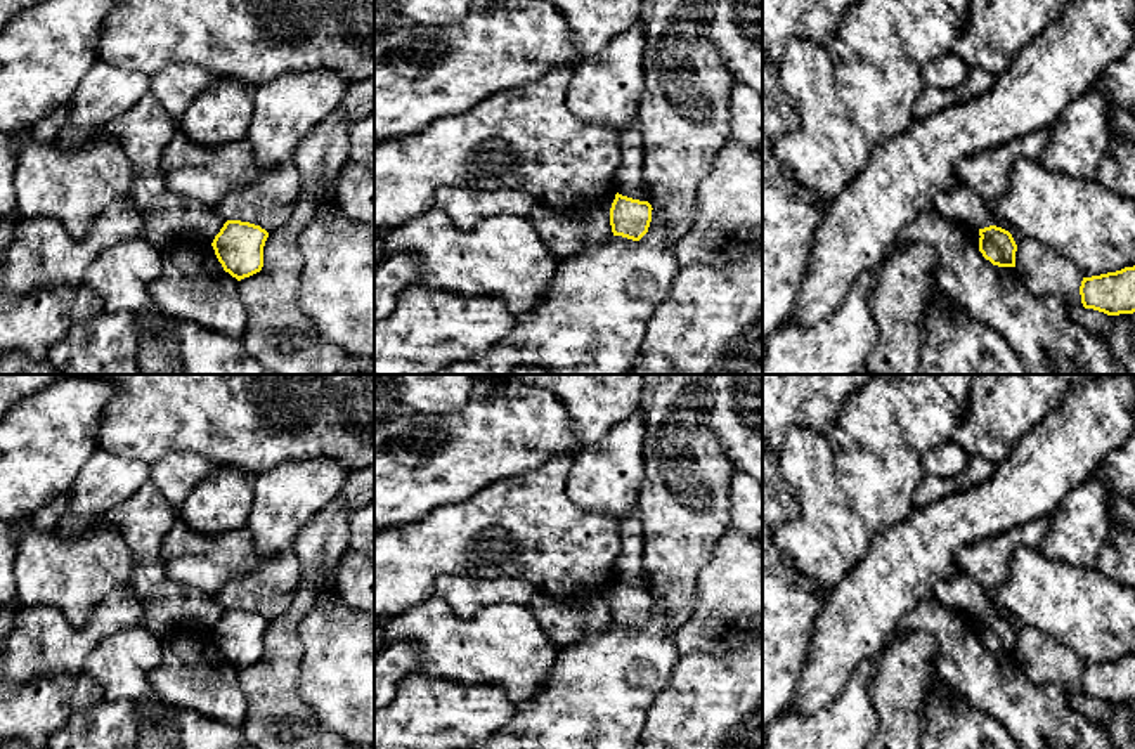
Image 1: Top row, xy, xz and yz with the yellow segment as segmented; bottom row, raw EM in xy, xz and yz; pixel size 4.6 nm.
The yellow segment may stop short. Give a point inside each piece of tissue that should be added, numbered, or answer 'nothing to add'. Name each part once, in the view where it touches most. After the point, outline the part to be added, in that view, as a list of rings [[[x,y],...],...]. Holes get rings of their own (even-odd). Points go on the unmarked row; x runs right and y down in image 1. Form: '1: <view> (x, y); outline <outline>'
nothing to add

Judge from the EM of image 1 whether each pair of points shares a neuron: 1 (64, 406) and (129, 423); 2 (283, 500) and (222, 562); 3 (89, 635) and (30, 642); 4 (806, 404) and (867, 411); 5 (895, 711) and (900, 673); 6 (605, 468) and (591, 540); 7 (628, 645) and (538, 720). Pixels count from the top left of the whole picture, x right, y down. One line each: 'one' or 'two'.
1: two
2: two
3: one
4: two
5: one
6: two
7: one

